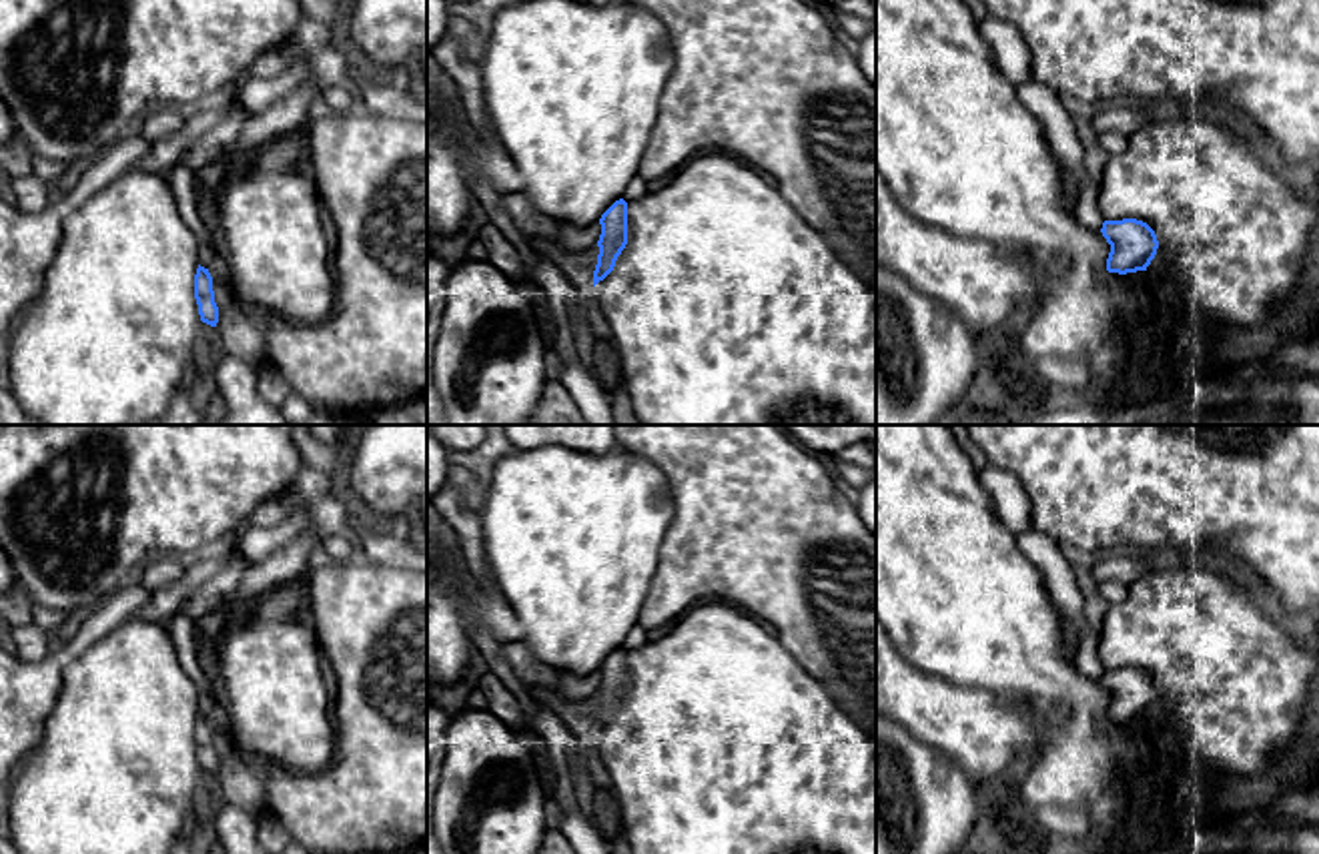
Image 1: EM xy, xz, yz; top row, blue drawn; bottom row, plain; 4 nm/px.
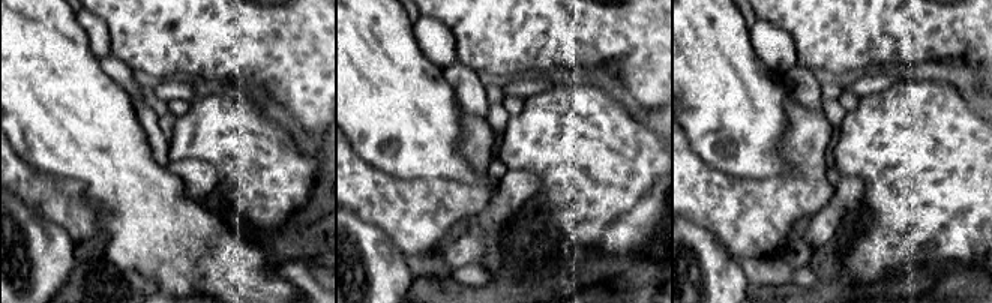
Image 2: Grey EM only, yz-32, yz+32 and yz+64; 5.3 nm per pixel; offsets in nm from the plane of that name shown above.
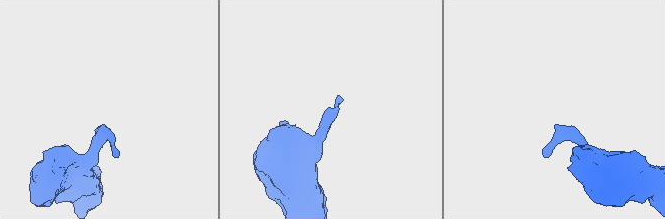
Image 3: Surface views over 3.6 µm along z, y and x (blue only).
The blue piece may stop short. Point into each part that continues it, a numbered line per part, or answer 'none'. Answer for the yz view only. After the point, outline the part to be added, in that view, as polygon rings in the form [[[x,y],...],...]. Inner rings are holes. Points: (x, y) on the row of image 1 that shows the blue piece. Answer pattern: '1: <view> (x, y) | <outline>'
none

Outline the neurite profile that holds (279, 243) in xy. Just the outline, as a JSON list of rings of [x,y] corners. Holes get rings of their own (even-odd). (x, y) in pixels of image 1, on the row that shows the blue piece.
[[[309,126],[283,132],[253,152],[214,192],[235,293],[243,303],[291,323],[323,321],[335,307],[337,281],[333,233],[311,174]]]

